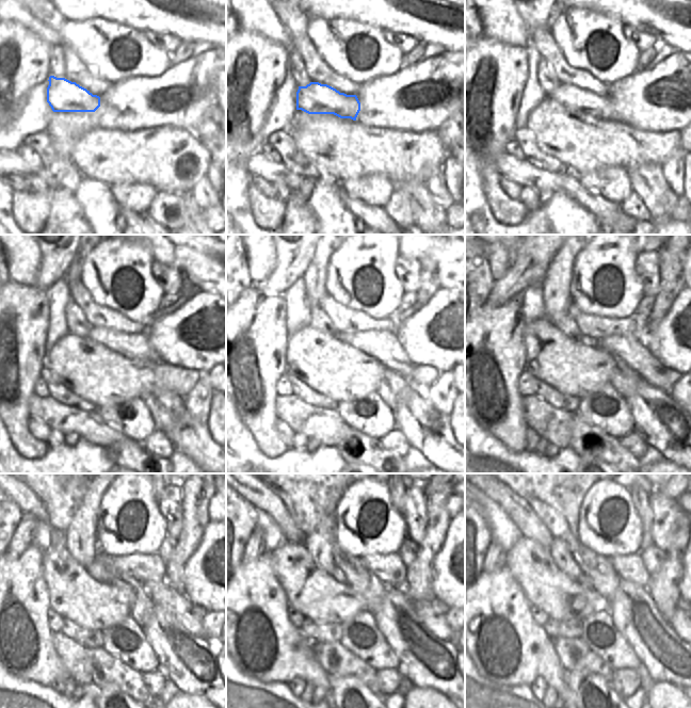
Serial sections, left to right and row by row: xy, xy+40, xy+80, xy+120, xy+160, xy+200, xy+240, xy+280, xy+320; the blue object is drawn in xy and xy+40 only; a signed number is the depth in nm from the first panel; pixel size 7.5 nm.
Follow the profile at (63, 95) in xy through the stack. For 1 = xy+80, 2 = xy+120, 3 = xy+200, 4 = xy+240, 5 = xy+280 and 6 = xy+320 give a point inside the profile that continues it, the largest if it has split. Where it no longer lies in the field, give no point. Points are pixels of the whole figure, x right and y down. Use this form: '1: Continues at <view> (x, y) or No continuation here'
1: Continues at xy+80 (574, 98)
2: Continues at xy+120 (131, 346)
3: Continues at xy+200 (627, 347)
4: Continues at xy+240 (161, 594)
5: Continues at xy+280 (436, 623)
6: Continues at xy+320 (680, 622).

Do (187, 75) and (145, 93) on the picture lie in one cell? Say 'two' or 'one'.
one

